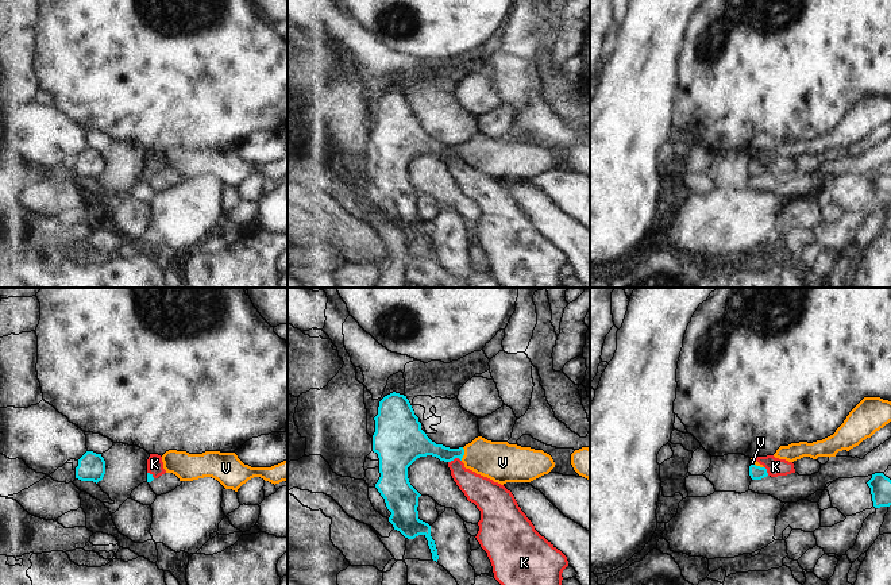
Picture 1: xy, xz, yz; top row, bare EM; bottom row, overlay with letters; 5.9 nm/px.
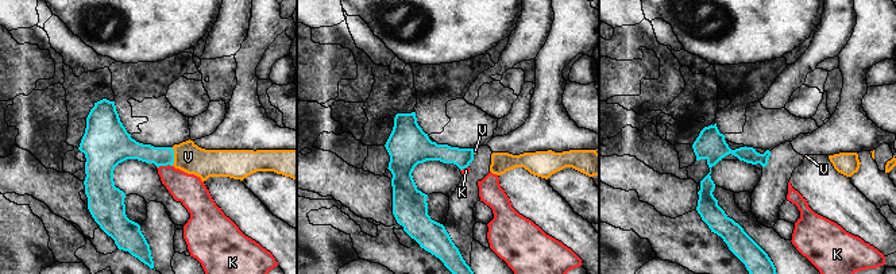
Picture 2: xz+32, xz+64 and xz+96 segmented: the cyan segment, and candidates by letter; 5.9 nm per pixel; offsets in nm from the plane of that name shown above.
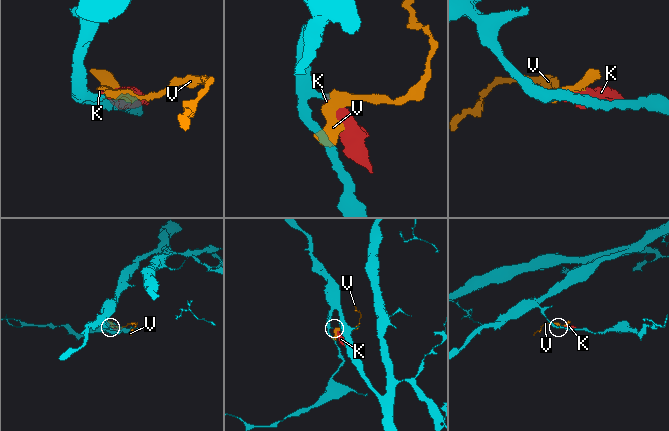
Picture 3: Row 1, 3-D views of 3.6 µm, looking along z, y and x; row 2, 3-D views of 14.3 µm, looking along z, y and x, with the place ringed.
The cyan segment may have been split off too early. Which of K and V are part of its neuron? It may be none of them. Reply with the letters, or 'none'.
V.

